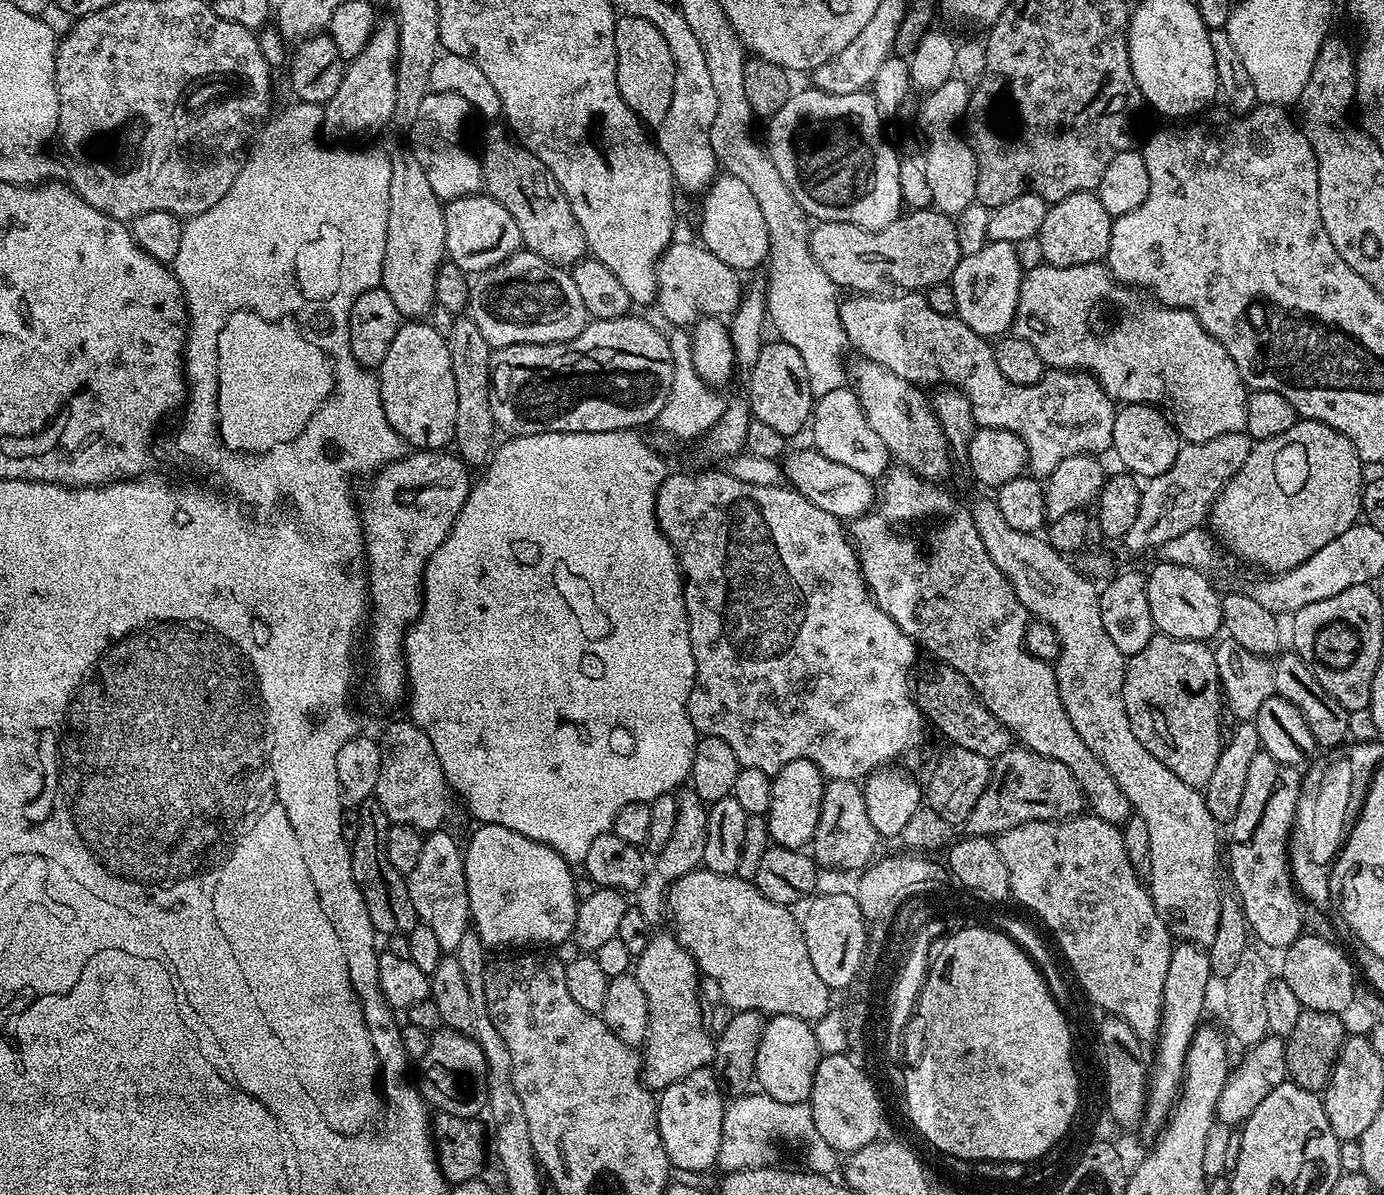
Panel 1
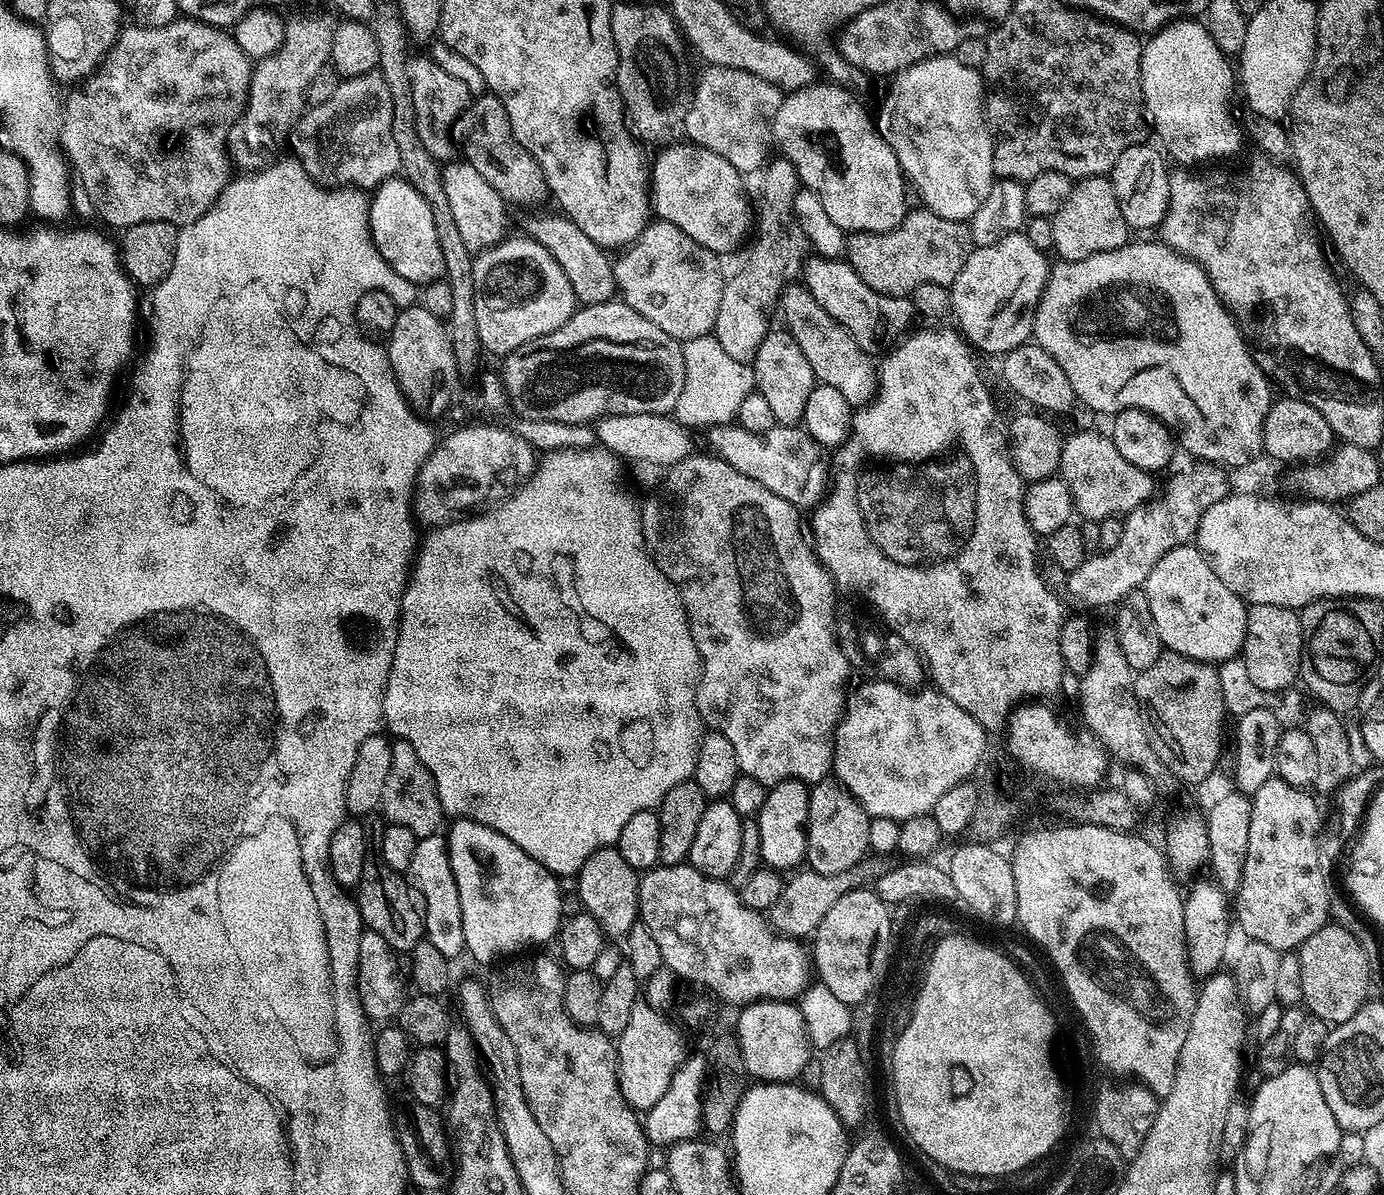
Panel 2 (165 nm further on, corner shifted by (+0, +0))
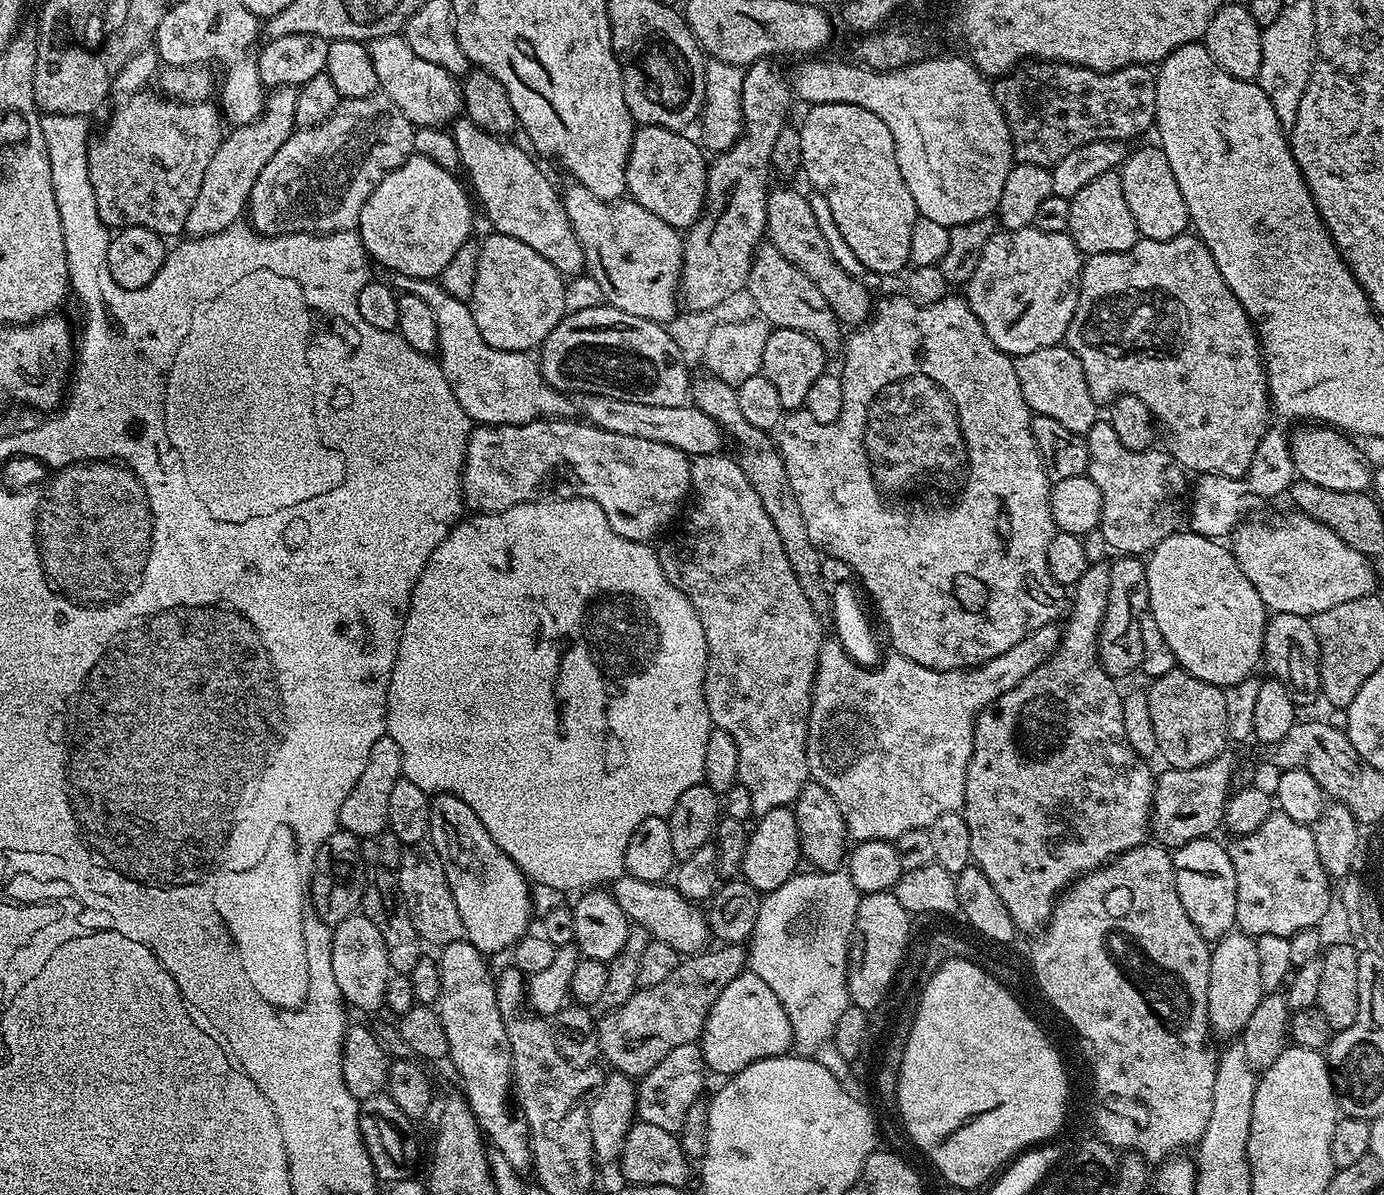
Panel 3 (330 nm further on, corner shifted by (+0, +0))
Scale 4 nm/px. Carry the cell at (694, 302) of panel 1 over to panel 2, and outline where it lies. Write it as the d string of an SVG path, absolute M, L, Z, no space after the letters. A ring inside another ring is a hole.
M656 218L617 256L620 257L612 260L612 270L619 299L629 304L638 314L642 314L642 318L654 322L658 330L666 330L666 334L681 342L709 335L713 331L726 281L725 273L720 273L721 257L717 253L694 242L690 234L678 230L678 226L674 226L669 220Z

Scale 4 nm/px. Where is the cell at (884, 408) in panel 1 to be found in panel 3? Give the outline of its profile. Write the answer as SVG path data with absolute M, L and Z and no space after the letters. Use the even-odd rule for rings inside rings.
M764 242L757 248L756 257L752 259L750 266L746 292L747 295L752 295L752 300L756 303L757 310L760 311L757 313L767 320L772 328L789 328L810 334L826 350L841 347L842 336L840 340L840 331L842 331L842 325L830 310L826 298L822 298L822 290L818 290L818 286L814 286L814 282L810 282L810 278L806 278L806 274L802 274L802 270L798 270L798 266L786 262L786 258L782 258L782 254L778 254L778 250L772 243Z

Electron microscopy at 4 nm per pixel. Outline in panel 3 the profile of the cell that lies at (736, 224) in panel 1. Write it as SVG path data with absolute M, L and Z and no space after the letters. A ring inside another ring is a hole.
M640 126L635 129L632 149L628 155L626 178L627 195L650 214L658 214L677 230L687 230L704 210L704 195L708 189L709 165L704 164L701 145L687 140L687 135L672 132L669 128Z

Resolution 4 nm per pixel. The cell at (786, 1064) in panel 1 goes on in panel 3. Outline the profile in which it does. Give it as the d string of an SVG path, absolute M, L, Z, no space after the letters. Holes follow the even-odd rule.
M745 970L718 994L718 1002L714 1002L704 1026L702 1047L705 1065L713 1073L731 1078L754 1062L783 1056L793 1047L790 1018L786 1018L778 994L762 978Z

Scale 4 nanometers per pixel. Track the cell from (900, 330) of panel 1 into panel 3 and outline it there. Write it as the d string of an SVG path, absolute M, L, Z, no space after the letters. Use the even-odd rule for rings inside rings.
M776 187L769 191L766 236L778 250L778 254L786 258L786 262L798 266L798 270L802 270L802 274L806 274L806 278L810 278L810 282L814 282L814 286L822 290L822 298L826 298L830 310L841 325L860 326L872 315L874 296L868 293L869 285L846 274L846 270L842 270L842 266L834 262L826 238L822 230L818 230L818 218L814 218L814 210L810 210L810 202L803 191L800 193L792 188Z

